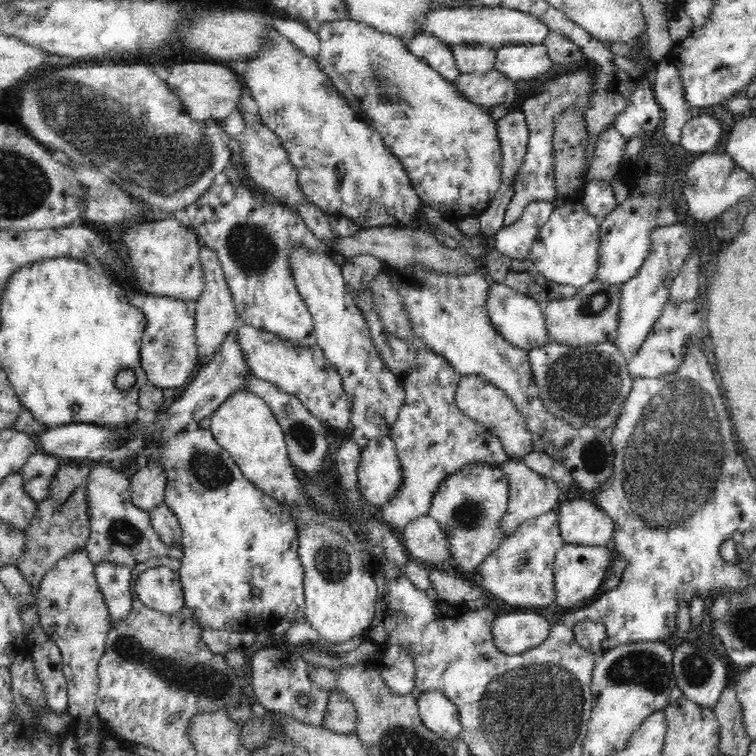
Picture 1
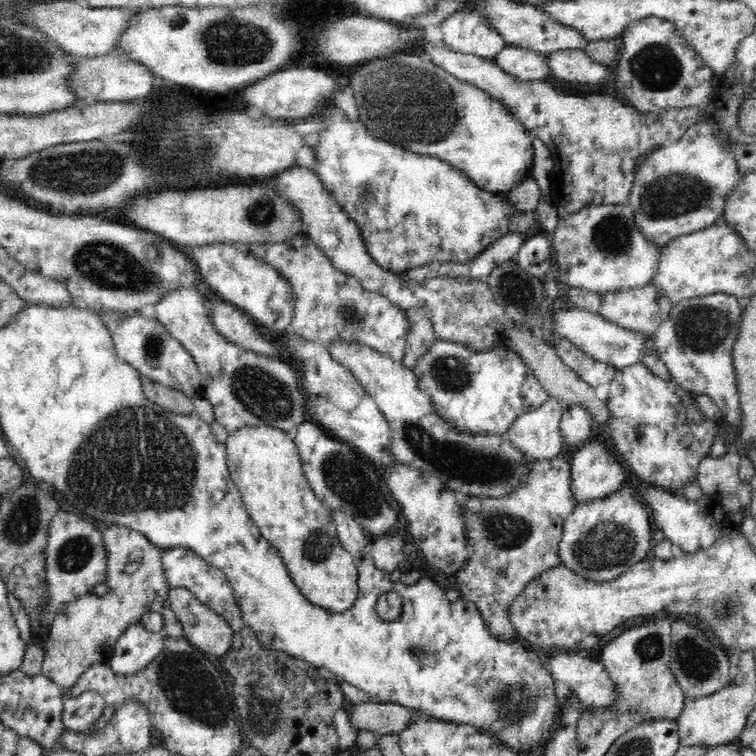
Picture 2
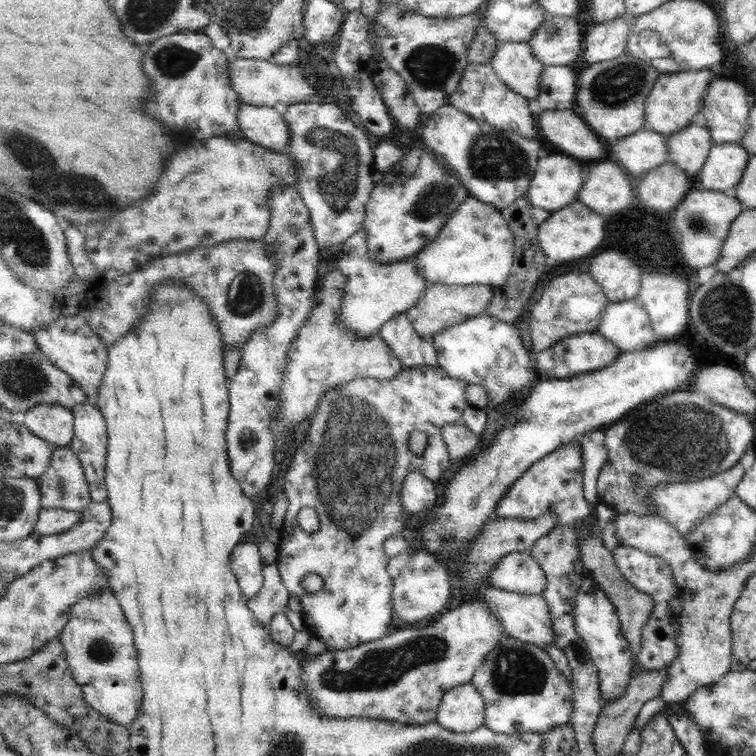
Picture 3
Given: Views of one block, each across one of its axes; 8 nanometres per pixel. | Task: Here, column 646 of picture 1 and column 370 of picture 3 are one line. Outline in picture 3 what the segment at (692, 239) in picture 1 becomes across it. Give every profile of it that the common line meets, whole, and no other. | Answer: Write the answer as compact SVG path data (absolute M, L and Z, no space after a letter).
M361 229L351 238L348 238L343 247L343 256L338 260L338 270L346 276L344 295L342 296L342 312L340 317L348 331L357 333L360 337L368 339L380 332L381 327L396 314L407 313L424 296L430 282L420 273L416 257L407 257L395 263L377 262L368 249L368 232Z

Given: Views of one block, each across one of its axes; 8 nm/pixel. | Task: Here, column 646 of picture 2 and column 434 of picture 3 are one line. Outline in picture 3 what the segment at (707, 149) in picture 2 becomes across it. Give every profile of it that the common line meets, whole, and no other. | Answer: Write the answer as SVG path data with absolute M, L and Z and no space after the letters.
M415 148L397 161L376 183L368 202L364 228L368 232L370 255L380 263L395 263L416 257L431 241L461 204L470 197L461 175L445 169L430 151Z

